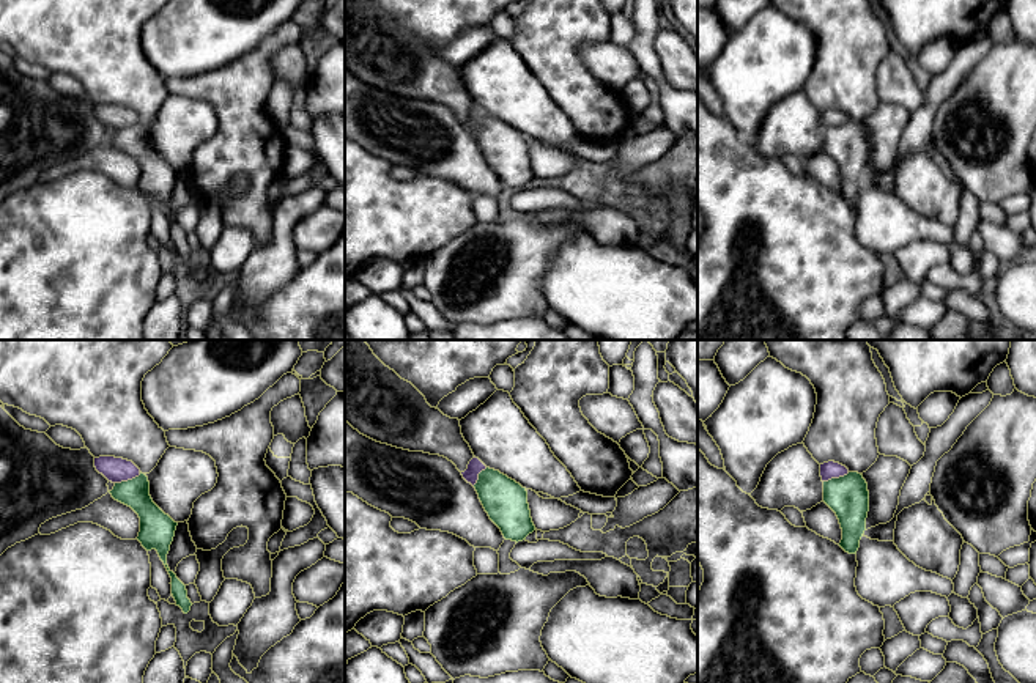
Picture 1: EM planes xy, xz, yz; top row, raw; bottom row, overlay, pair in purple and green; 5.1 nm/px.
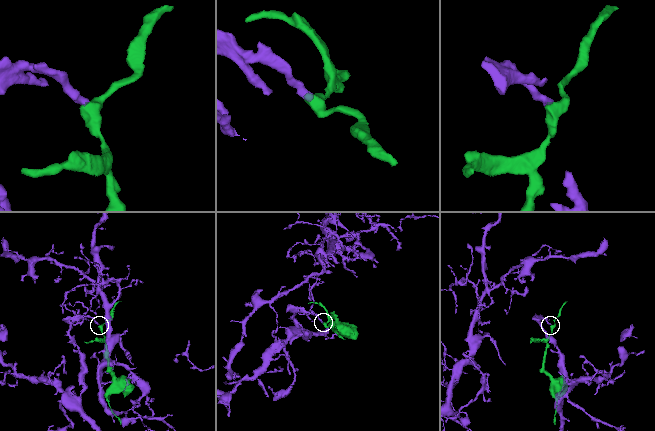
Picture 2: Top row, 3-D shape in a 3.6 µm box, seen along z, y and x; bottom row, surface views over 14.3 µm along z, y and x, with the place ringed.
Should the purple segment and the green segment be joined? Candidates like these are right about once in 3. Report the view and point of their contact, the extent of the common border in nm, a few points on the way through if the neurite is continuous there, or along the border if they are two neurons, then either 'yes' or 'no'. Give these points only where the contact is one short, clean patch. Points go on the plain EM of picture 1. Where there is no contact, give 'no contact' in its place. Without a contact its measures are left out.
meets purple in xy at (128, 126); contact 150 nm long; border along xy (140, 120), (115, 131); no

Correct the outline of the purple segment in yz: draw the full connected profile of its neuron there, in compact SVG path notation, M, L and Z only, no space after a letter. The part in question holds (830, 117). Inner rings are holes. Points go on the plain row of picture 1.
M828 109L820 112L820 124L822 129L828 129L831 126L839 126L849 121L849 116L839 110Z

